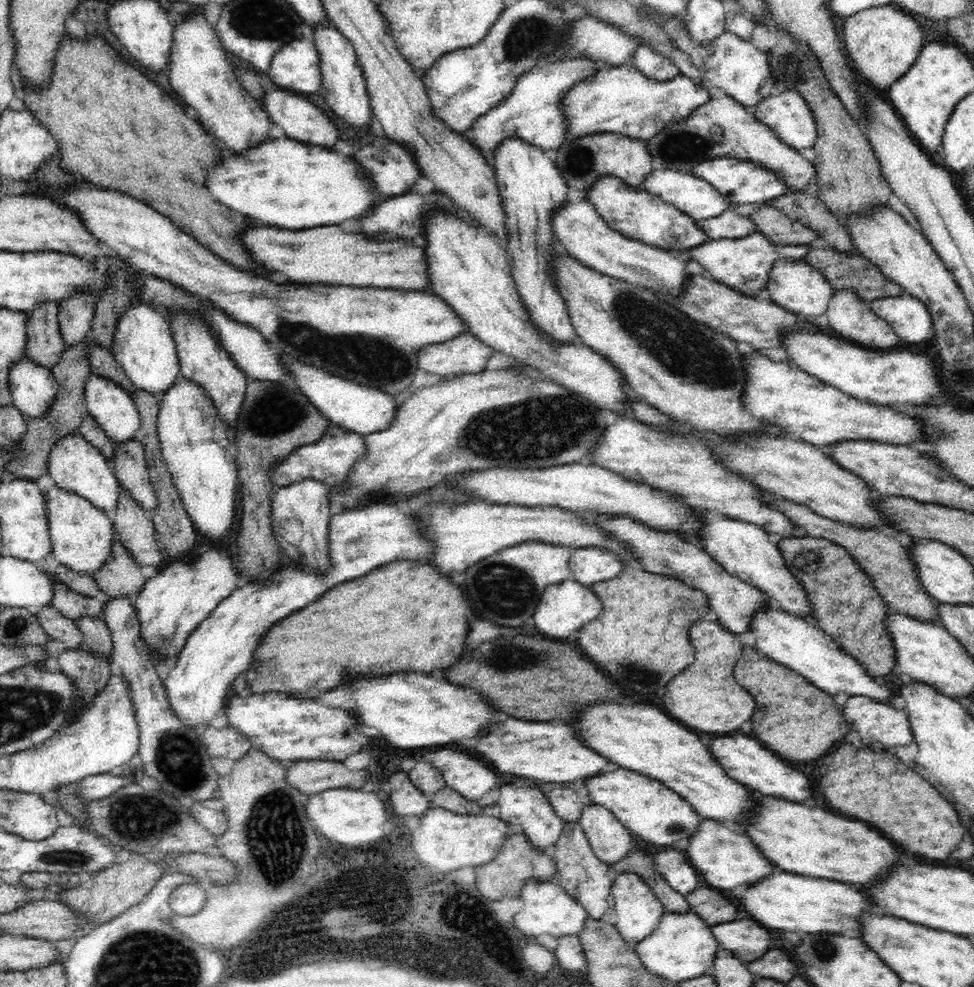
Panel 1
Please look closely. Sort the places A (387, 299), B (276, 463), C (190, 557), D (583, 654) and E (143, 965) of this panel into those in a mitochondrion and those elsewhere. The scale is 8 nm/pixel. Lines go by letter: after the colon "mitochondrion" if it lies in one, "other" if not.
A: other
B: other
C: other
D: other
E: mitochondrion

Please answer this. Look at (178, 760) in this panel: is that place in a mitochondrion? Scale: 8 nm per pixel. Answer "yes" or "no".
yes

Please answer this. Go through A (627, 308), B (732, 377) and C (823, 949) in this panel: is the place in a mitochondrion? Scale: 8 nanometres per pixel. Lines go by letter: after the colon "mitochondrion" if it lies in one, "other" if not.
A: mitochondrion
B: mitochondrion
C: mitochondrion

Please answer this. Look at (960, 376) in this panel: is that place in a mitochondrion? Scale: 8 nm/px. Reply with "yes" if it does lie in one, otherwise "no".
yes

